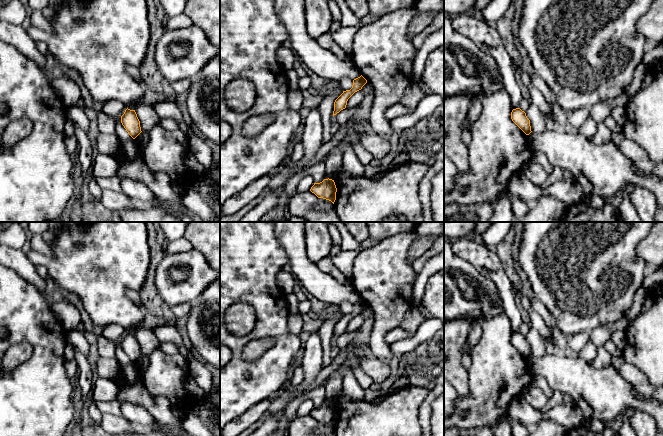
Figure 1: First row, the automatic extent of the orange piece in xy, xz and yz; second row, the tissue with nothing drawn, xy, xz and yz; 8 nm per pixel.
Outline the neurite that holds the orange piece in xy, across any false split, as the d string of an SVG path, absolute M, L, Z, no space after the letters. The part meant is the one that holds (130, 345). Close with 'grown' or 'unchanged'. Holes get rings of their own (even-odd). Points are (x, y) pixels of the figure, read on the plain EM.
M127 332L121 340L121 347L133 363L135 363L142 356L140 345L135 334L130 334Z | unchanged

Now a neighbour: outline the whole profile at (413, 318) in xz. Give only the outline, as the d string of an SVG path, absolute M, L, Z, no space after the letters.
M411 307L405 313L399 328L402 328L406 332L413 334L418 327L428 319L428 316L424 315L419 309Z

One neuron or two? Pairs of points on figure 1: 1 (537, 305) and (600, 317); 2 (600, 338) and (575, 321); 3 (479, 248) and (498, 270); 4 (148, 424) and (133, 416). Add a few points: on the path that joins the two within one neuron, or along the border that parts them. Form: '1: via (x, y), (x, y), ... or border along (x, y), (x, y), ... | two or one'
1: border along (535, 296), (555, 318) | two
2: border along (612, 322), (600, 324), (590, 331) | two
3: via (481, 253), (493, 265) | one
4: via (144, 422), (137, 416) | one

